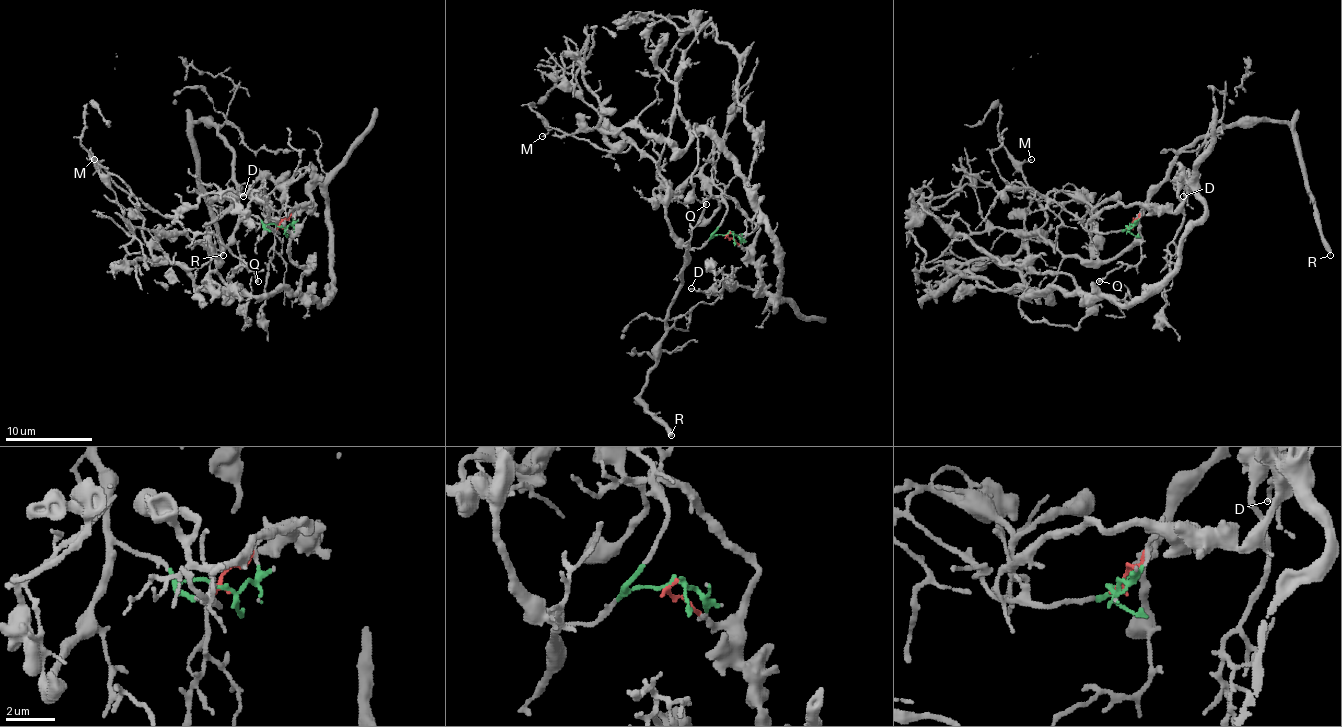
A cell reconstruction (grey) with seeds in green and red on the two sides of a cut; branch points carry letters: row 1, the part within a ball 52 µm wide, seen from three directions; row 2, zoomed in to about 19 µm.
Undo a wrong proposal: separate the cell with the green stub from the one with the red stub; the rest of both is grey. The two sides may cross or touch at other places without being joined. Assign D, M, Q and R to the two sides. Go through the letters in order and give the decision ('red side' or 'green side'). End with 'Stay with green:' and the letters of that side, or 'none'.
D: red side
M: green side
Q: green side
R: green side
Stay with green: M, Q, R

